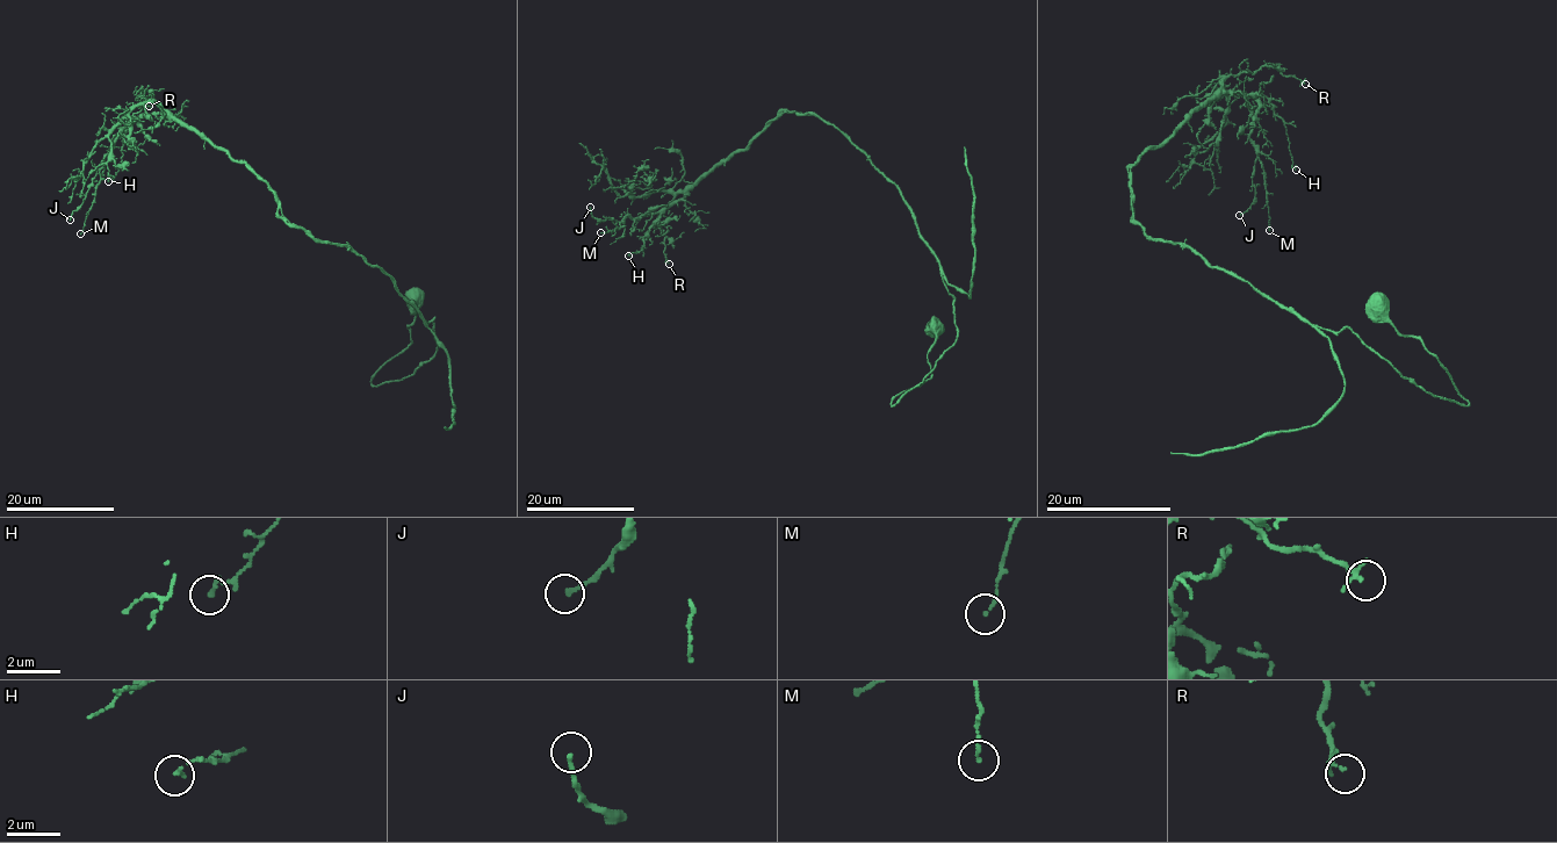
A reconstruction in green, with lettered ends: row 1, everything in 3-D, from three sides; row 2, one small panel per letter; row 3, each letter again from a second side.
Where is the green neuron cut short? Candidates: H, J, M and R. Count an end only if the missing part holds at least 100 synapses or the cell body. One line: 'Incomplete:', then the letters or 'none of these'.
Incomplete: none of these

